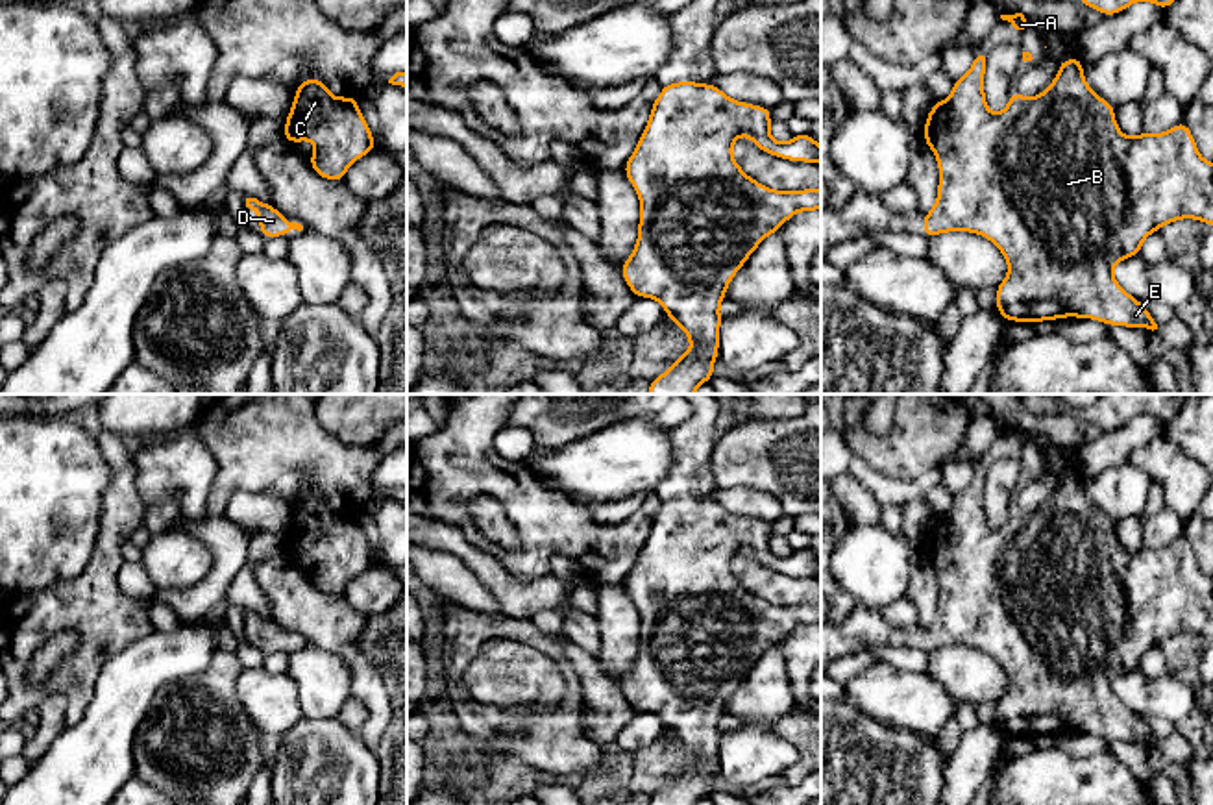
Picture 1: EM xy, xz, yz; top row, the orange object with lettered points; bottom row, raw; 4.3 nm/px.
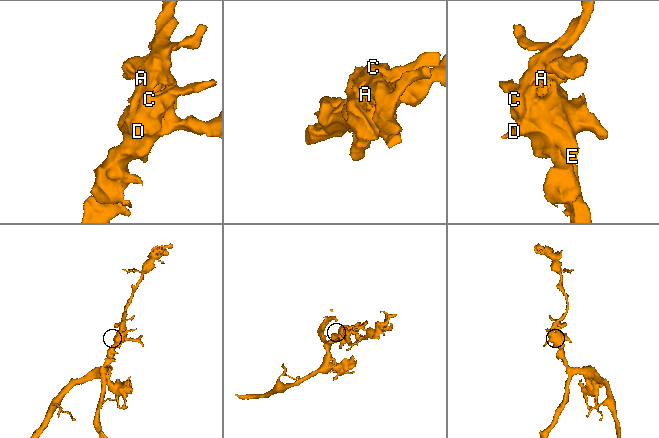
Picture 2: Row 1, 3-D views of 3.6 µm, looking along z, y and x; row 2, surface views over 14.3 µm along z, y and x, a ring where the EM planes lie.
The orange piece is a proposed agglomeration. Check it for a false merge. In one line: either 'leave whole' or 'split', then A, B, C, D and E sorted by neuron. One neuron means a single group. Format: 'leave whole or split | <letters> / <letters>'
leave whole | A B C D E

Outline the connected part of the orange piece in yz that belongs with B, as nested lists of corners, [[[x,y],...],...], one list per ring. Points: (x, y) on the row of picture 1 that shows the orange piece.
[[[974,52],[971,68],[956,81],[952,81],[952,91],[949,100],[934,100],[930,115],[923,120],[925,133],[923,139],[928,144],[928,150],[936,154],[939,183],[937,183],[937,200],[934,207],[923,217],[923,237],[934,239],[939,233],[949,231],[969,231],[978,233],[989,239],[1008,261],[1008,276],[995,289],[997,313],[1010,322],[1043,322],[1043,320],[1060,320],[1065,316],[1100,320],[1106,326],[1122,326],[1122,328],[1146,328],[1158,329],[1150,311],[1132,294],[1128,294],[1113,278],[1113,266],[1122,259],[1132,259],[1141,254],[1145,239],[1159,231],[1163,226],[1193,218],[1207,226],[1213,226],[1213,161],[1206,161],[1198,154],[1193,131],[1180,120],[1165,133],[1148,133],[1141,131],[1137,137],[1126,137],[1115,120],[1115,105],[1091,91],[1084,76],[1084,63],[1078,54],[1072,59],[1061,59],[1054,81],[1037,96],[1028,98],[1019,91],[1010,93],[1008,105],[1004,111],[993,115],[987,109],[984,76],[989,52]]]

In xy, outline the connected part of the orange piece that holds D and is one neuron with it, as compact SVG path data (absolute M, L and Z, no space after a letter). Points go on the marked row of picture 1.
M246 198L246 207L257 213L259 233L264 239L287 237L290 229L298 229L298 231L303 229L303 226L298 222L287 222L283 213L277 211L272 204L259 202L257 198Z

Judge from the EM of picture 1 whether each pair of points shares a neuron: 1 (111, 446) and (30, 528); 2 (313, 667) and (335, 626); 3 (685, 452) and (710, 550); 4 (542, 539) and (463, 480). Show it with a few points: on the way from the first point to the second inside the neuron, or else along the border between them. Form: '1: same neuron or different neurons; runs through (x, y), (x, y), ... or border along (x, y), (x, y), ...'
1: different neurons; border along (95, 435), (111, 472), (102, 500)
2: different neurons; border along (309, 643), (339, 654), (352, 681)
3: same neuron; runs through (688, 476), (690, 526)
4: same neuron; runs through (531, 517), (494, 480), (485, 480)

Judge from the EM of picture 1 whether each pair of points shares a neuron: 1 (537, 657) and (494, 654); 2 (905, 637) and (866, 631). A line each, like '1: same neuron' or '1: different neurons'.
1: same neuron
2: same neuron

